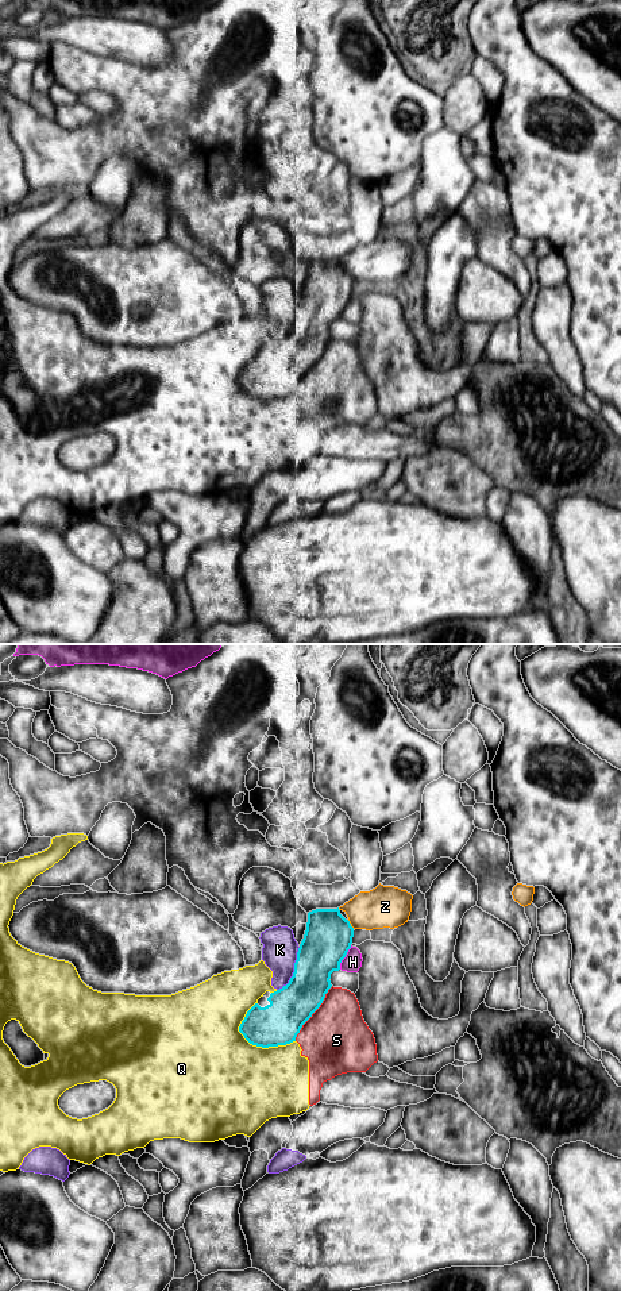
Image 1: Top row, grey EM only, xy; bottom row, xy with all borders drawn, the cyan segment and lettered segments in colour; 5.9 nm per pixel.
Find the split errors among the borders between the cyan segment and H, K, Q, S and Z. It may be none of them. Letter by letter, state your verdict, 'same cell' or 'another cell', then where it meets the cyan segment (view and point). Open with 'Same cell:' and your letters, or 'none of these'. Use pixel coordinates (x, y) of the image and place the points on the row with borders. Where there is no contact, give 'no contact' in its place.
Same cell: none of these
H: another cell | xy (344, 956)
K: another cell | xy (294, 970)
Q: another cell | xy (265, 1047)
S: another cell | xy (313, 1012)
Z: another cell | xy (350, 924)

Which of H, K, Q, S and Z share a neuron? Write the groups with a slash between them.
H / K / Q S / Z

